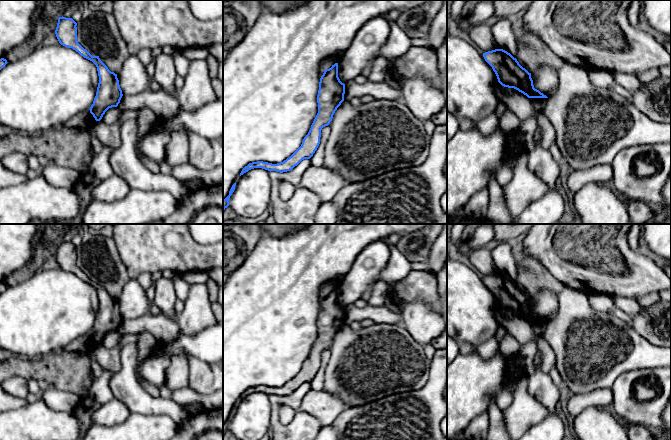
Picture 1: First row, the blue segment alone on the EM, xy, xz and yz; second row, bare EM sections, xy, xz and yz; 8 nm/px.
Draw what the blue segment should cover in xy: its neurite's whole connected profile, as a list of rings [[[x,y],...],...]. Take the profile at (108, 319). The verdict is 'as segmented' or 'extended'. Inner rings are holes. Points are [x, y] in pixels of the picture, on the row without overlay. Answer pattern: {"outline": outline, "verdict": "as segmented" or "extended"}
{"outline": [[[59,241],[55,258],[61,269],[72,272],[96,289],[99,307],[96,320],[89,334],[95,344],[100,345],[109,332],[118,330],[123,320],[122,314],[117,298],[111,296],[99,280],[92,280],[78,267],[76,250],[77,247],[72,242]]], "verdict": "as segmented"}

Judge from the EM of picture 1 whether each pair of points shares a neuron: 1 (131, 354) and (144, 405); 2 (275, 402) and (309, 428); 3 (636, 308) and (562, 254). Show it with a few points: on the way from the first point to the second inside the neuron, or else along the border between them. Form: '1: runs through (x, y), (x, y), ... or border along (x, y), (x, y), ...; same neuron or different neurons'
1: runs through (128, 367), (128, 389), (131, 392); same neuron
2: runs through (285, 402), (290, 402), (297, 409), (301, 418); same neuron
3: border along (610, 295), (625, 296), (633, 299); different neurons

